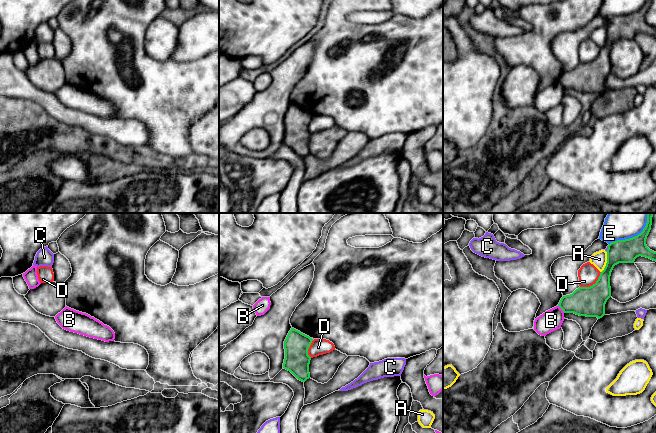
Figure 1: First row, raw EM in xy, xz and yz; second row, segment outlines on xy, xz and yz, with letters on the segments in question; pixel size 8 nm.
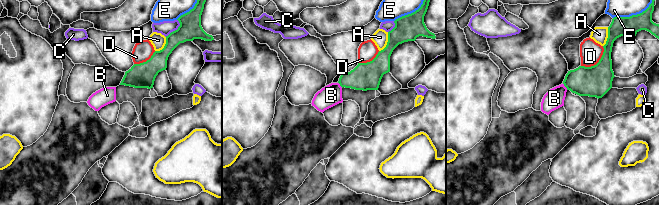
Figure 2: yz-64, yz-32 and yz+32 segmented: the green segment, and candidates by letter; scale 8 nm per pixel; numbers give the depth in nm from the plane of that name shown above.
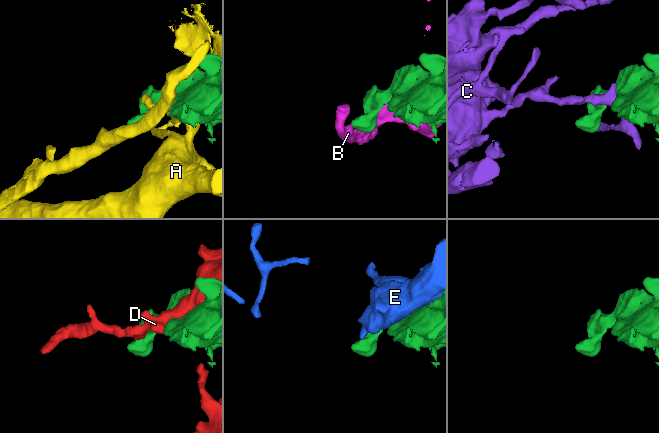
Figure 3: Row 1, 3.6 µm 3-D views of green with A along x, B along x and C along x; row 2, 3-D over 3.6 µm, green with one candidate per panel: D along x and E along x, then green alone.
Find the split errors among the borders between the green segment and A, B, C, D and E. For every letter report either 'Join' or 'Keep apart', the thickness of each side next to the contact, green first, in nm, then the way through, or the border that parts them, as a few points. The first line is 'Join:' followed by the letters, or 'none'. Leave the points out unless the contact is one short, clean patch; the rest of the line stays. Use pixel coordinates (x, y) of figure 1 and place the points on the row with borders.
Join: none
A: Keep apart. Thickness 190 nm (green) against 130 nm
B: Keep apart. Thickness 240 nm (green) against 170 nm. Boundary: yz (558, 305), (564, 312)
C: Keep apart. Thickness 190 nm (green) against 20 nm
D: Keep apart. Thickness 240 nm (green) against 170 nm
E: Keep apart. Thickness 190 nm (green) against 320 nm

